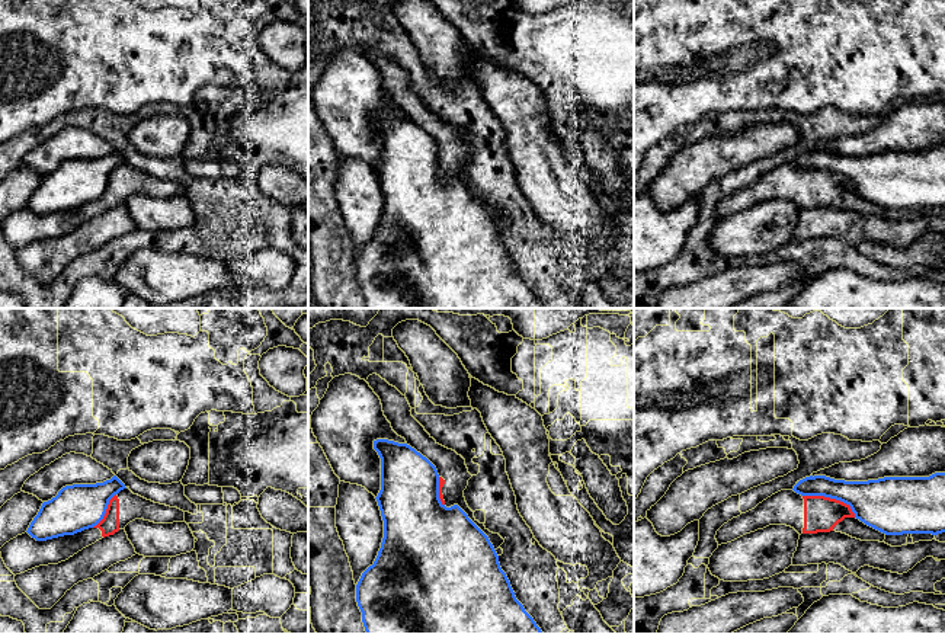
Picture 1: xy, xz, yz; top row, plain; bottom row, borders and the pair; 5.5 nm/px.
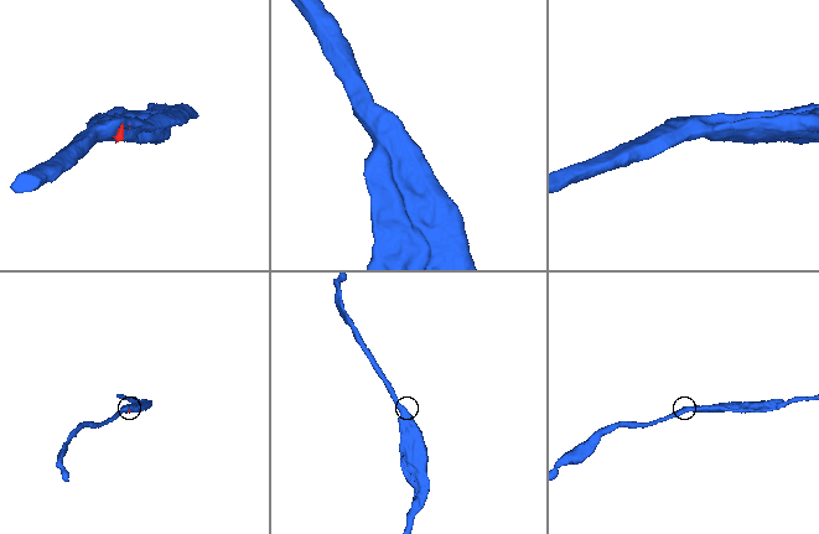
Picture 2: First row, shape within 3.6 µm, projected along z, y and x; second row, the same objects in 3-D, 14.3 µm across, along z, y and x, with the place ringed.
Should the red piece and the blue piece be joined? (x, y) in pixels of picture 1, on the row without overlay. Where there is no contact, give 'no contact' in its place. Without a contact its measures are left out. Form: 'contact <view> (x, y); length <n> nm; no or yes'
contact yz (832, 173); length 320 nm; no

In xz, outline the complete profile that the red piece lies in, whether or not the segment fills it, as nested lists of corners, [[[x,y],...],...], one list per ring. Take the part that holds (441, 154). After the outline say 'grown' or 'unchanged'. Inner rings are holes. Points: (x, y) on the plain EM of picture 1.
[[[377,48],[369,49],[366,57],[379,71],[384,90],[391,97],[393,105],[436,141],[439,148],[439,173],[442,179],[446,182],[458,179],[488,211],[494,224],[500,222],[504,214],[499,208],[490,206],[484,198],[480,198],[465,176],[464,164],[468,160],[468,154],[472,151],[468,147],[465,134],[455,125],[439,119],[425,105],[425,102],[411,90],[411,81],[406,70],[395,61],[390,60]]] | grown

